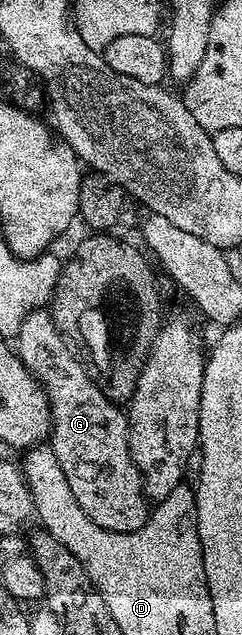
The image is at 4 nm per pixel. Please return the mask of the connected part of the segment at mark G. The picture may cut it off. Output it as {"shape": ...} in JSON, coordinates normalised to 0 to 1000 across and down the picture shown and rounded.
{"shape":[[[145,485],[83,510],[66,528],[66,556],[74,565],[107,575],[145,602],[190,616],[190,631],[207,641],[202,707],[223,712],[223,723],[264,743],[264,756],[281,756],[281,769],[298,769],[298,781],[314,781],[314,794],[347,800],[347,806],[401,828],[459,835],[483,841],[550,841],[587,833],[612,814],[612,797],[587,786],[595,754],[537,721],[537,702],[521,696],[529,658],[483,646],[459,628],[434,627],[421,613],[372,594],[372,584],[343,565],[306,557],[293,540],[277,537],[252,520],[223,510],[223,499],[202,487]]]}

